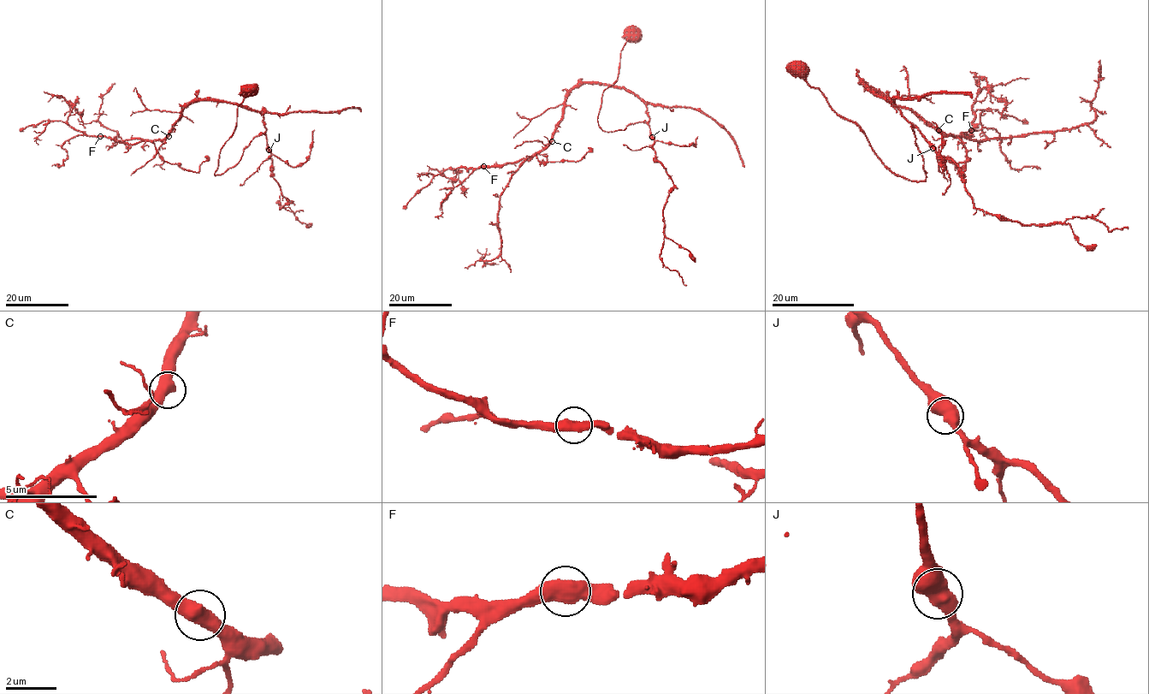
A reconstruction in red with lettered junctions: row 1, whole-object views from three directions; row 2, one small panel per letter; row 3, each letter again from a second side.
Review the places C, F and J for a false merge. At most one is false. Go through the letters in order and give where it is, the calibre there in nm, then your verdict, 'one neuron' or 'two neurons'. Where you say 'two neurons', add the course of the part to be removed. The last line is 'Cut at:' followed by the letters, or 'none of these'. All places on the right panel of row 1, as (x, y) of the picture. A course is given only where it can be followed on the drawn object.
C: place (938, 130); calibre 600 nm; one neuron
F: place (971, 130); calibre 600 nm; one neuron
J: place (932, 148); calibre 600 nm; one neuron
Cut at: none of these

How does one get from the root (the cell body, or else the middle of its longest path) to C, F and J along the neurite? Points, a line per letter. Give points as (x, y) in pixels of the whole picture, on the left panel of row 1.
C: (250, 91), (237, 107), (234, 132), (214, 174), (226, 172), (265, 130), (258, 112), (193, 101), (168, 136)
F: (250, 91), (219, 153), (214, 173), (218, 175), (265, 130), (258, 112), (193, 101), (162, 139), (100, 136)
J: (250, 91), (237, 107), (234, 132), (221, 149), (214, 174), (233, 167), (260, 134), (265, 136), (269, 150)

